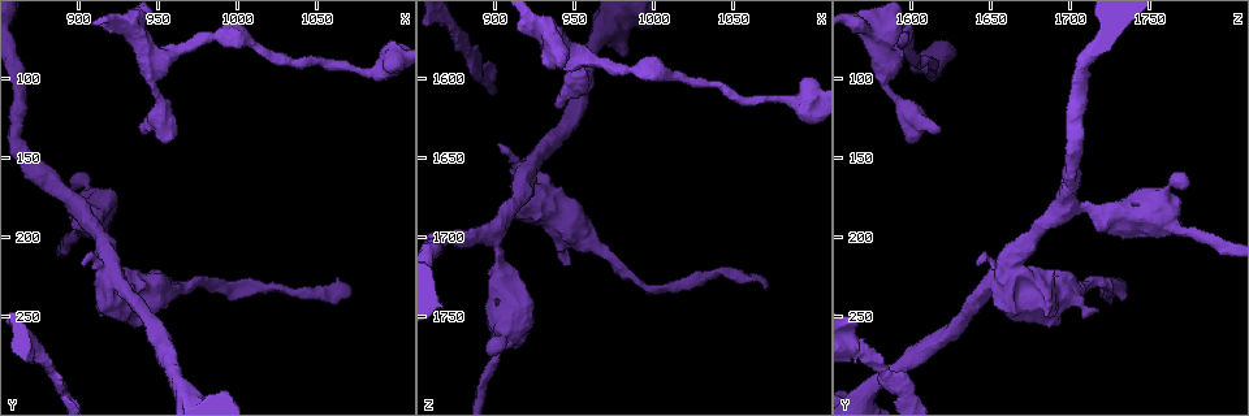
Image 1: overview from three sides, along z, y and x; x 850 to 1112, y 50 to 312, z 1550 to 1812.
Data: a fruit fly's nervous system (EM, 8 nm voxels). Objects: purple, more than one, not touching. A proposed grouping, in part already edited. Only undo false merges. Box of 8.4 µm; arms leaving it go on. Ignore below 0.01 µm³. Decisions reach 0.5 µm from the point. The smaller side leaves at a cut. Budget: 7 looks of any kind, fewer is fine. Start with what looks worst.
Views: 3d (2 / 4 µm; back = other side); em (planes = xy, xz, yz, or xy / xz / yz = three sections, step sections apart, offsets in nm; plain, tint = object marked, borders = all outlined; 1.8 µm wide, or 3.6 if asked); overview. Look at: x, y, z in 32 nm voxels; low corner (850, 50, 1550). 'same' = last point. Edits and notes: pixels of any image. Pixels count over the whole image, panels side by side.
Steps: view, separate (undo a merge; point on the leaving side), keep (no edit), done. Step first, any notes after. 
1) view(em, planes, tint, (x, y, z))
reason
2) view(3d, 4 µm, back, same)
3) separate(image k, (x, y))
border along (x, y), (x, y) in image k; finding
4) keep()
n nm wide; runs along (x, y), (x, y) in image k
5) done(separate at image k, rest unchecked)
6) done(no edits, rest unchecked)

view(em, planes, plain, (926, 226, 1652))
sharp bend

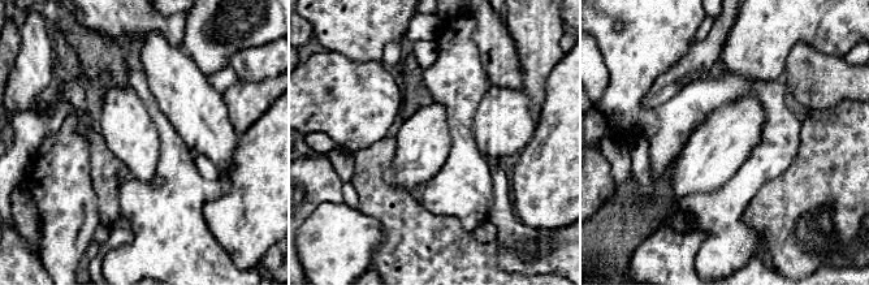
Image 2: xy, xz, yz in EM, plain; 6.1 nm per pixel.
view(em, planes, tint, same)
with the object marked

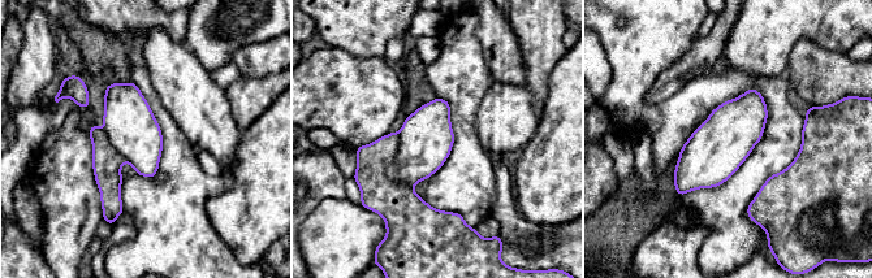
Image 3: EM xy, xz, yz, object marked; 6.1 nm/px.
separate(image 3, (397, 203))
360 nm wide; border along (398, 134), (387, 176), (413, 187) in image 3; two neurons meet here

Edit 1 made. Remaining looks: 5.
view(3d, 2 µm, (910, 186, 1730))
a narrow waist

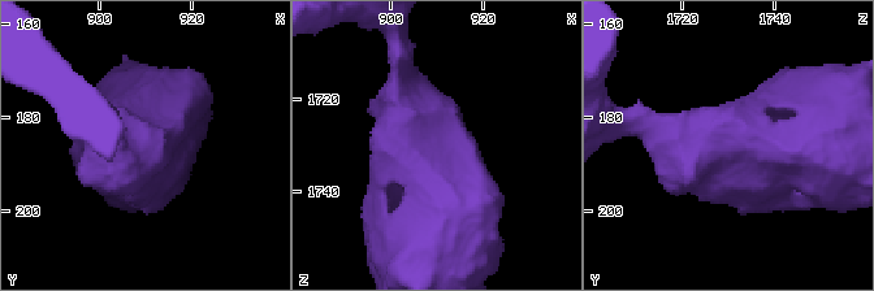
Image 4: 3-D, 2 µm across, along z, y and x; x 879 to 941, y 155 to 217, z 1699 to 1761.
view(em, planes, tint, (909, 187, 1728))
need the tissue

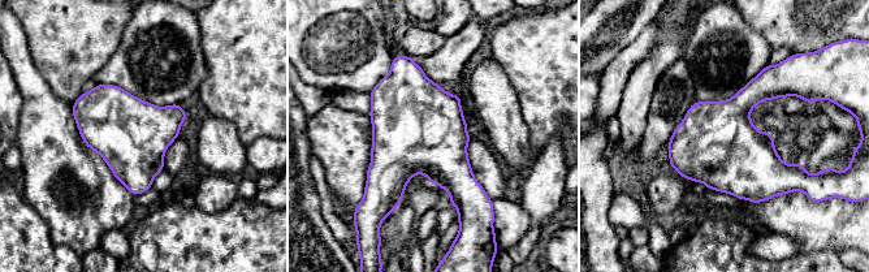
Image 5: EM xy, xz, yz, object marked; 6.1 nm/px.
keep()
460 nm wide; continuous, no second neuron

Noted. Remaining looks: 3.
done(separate at image 3, rest unchecked)

